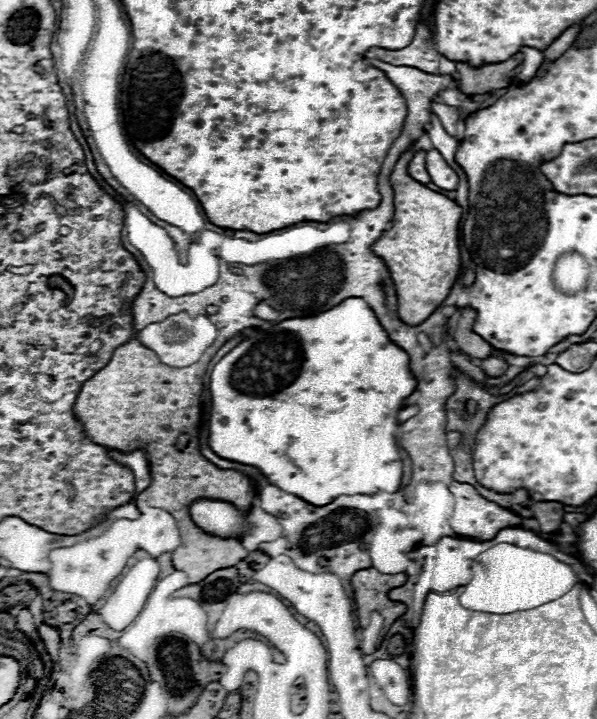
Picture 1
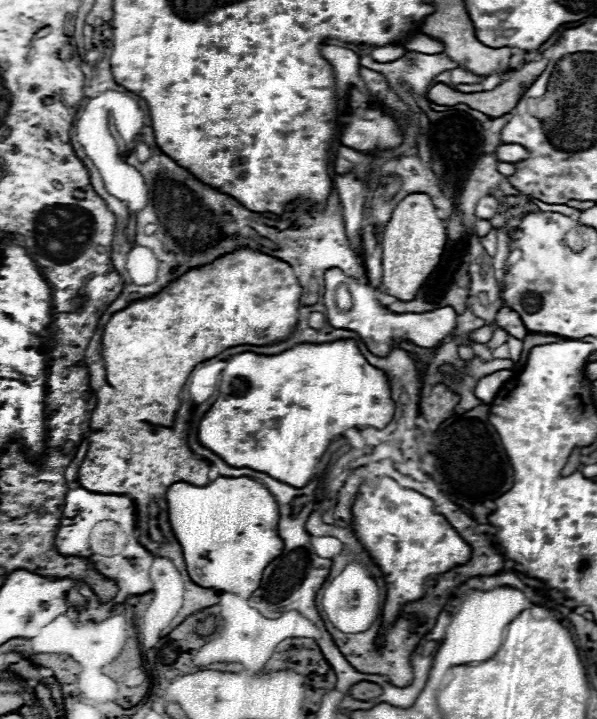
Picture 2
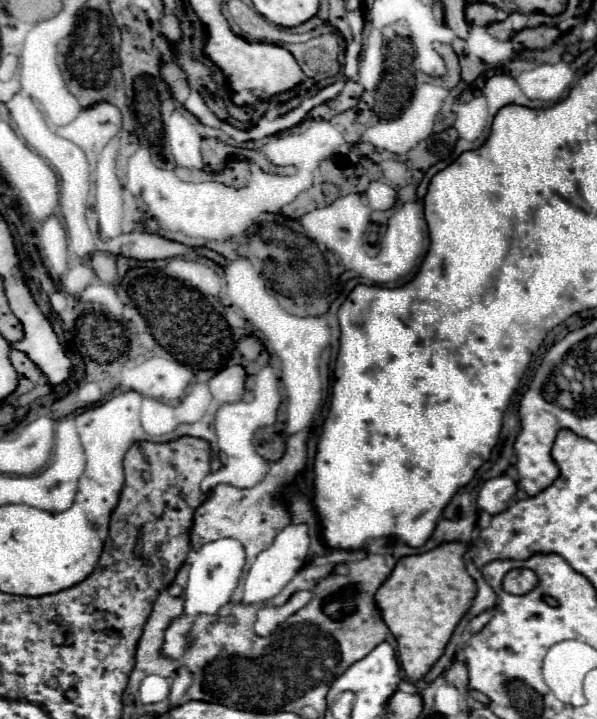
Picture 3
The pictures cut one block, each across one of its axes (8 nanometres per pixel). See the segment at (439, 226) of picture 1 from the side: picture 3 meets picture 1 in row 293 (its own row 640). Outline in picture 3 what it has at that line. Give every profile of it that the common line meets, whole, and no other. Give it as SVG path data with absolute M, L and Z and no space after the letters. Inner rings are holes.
M444 542L430 552L402 556L374 596L384 624L398 642L398 656L406 678L414 686L444 654L452 632L474 602L476 585L466 585L466 550L468 544L464 542Z

